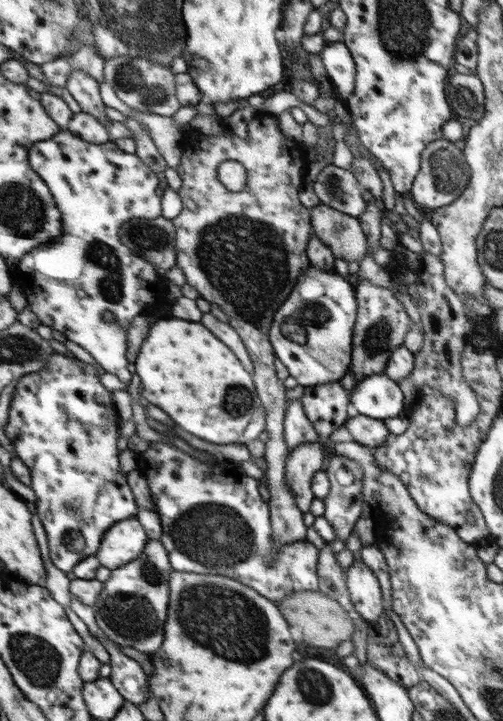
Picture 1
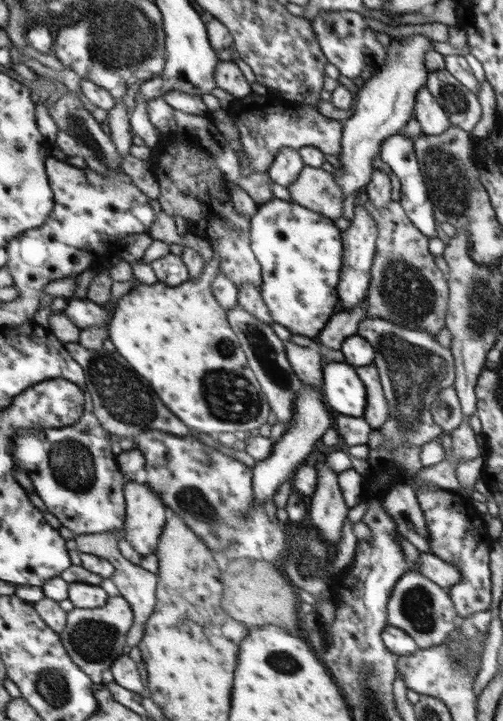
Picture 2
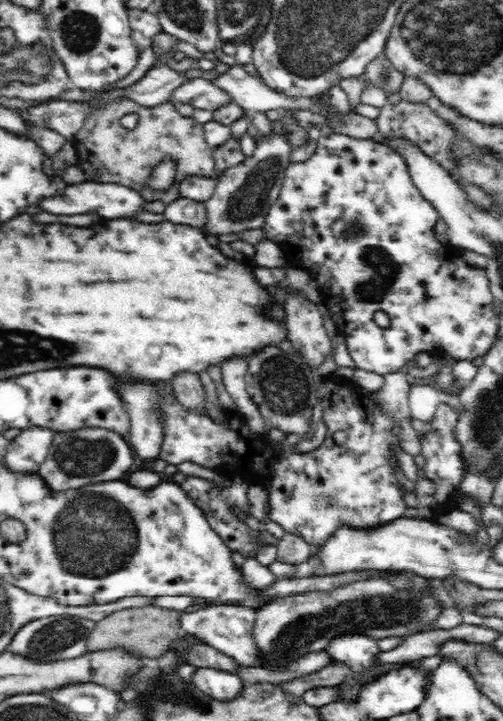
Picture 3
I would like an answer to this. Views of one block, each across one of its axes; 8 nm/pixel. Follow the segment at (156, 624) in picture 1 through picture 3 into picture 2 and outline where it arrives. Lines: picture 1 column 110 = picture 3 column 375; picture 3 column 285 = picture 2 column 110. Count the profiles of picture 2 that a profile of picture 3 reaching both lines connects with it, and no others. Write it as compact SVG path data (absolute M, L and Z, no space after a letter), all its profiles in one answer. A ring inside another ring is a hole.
M123 595L110 597L105 606L94 609L73 608L68 612L68 623L65 631L60 633L71 658L86 672L94 683L104 682L103 672L109 670L114 662L125 654L129 630L133 628L133 607Z

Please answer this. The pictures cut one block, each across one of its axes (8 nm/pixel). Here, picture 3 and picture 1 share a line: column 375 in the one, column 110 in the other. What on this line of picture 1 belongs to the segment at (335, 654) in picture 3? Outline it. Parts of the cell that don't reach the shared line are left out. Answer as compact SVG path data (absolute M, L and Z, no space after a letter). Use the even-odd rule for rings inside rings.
M97 635L105 648L111 654L111 682L117 691L126 698L126 701L139 705L147 699L147 684L150 684L150 676L143 667L127 654L119 649L119 645L113 642L107 635Z

